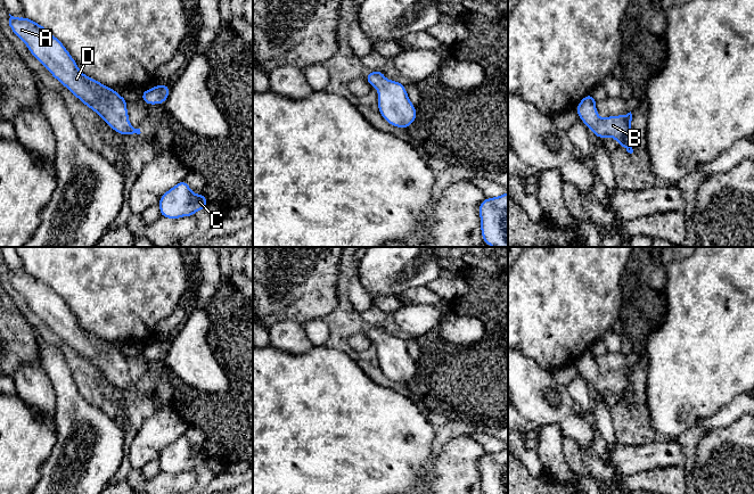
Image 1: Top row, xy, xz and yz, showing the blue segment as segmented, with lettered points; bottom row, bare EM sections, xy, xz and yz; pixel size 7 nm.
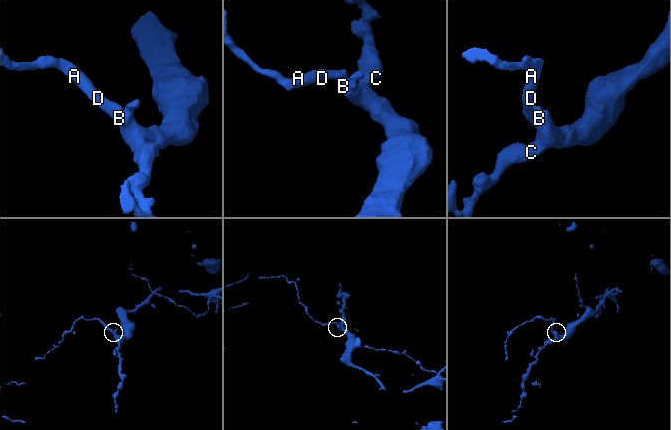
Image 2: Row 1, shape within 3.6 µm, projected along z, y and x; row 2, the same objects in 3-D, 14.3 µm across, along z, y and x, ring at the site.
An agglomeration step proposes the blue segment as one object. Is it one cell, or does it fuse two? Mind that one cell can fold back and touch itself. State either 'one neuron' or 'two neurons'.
one neuron

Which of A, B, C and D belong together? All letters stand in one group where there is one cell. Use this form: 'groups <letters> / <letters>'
groups A B C D

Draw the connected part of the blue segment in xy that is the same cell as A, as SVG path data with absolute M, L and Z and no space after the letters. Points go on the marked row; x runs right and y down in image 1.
M9 16L10 30L26 44L33 57L79 100L96 112L110 129L123 135L141 133L140 129L132 127L129 122L128 99L83 74L62 41L46 27L26 16Z

